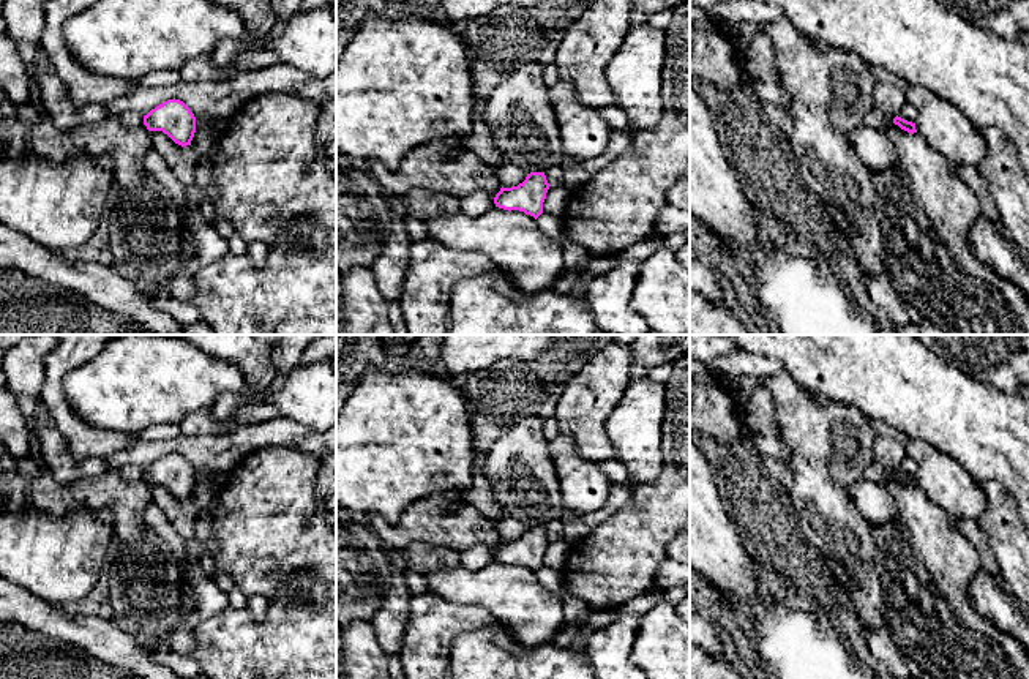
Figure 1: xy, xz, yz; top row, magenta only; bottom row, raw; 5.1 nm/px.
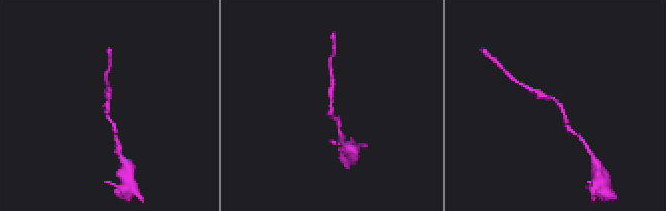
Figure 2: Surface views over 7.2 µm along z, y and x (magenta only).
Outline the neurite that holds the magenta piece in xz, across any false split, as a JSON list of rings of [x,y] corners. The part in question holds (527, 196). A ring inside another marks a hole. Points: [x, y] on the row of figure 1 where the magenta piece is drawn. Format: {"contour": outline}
{"contour": [[[530,172],[518,186],[502,186],[494,197],[494,204],[508,212],[524,212],[537,219],[543,213],[543,202],[549,186],[544,172]]]}

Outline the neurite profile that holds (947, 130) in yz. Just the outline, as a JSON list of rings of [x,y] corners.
[[[915,84],[907,85],[904,99],[917,109],[917,134],[950,164],[980,164],[986,155],[986,141],[960,109]]]

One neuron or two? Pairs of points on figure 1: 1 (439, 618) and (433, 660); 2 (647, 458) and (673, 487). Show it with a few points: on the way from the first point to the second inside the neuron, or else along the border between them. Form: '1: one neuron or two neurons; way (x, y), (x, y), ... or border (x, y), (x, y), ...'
1: one neuron; way (433, 629), (433, 649)
2: two neurons; border (662, 435), (662, 472), (654, 480), (636, 485)

